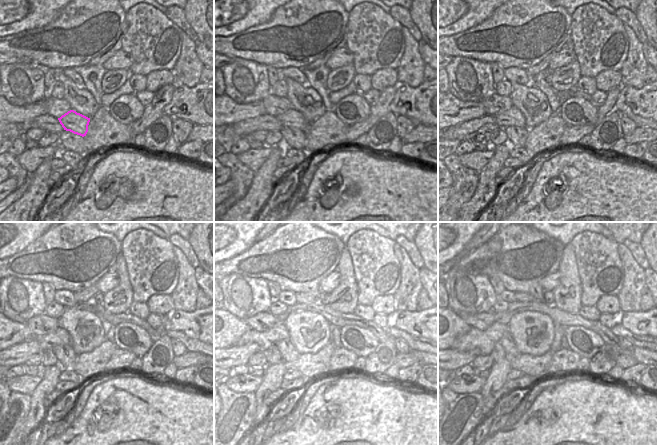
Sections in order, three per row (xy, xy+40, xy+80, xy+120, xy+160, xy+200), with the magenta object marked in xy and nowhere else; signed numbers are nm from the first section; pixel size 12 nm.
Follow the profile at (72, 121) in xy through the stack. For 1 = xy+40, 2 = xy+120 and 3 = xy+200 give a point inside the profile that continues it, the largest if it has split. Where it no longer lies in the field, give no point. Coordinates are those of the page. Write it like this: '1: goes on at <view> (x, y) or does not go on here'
1: goes on at xy+40 (291, 118)
2: goes on at xy+120 (60, 336)
3: goes on at xy+200 (494, 332)

